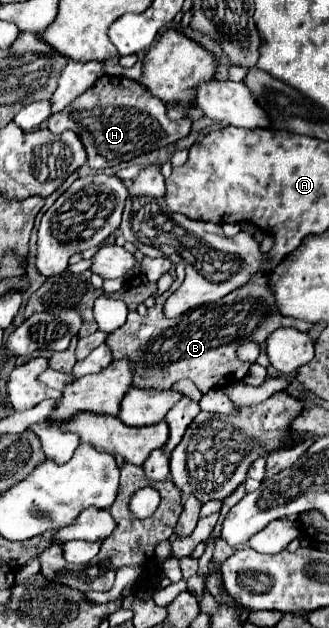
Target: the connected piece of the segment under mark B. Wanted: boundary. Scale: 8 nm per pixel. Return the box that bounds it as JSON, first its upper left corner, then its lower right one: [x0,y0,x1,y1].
[106,263,312,393]

